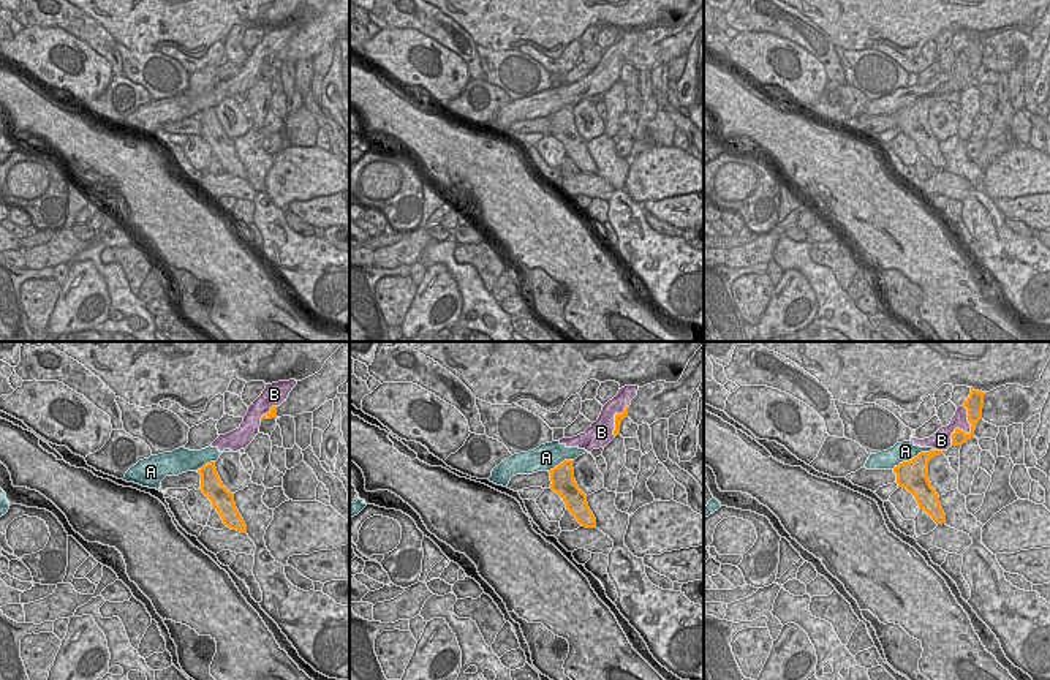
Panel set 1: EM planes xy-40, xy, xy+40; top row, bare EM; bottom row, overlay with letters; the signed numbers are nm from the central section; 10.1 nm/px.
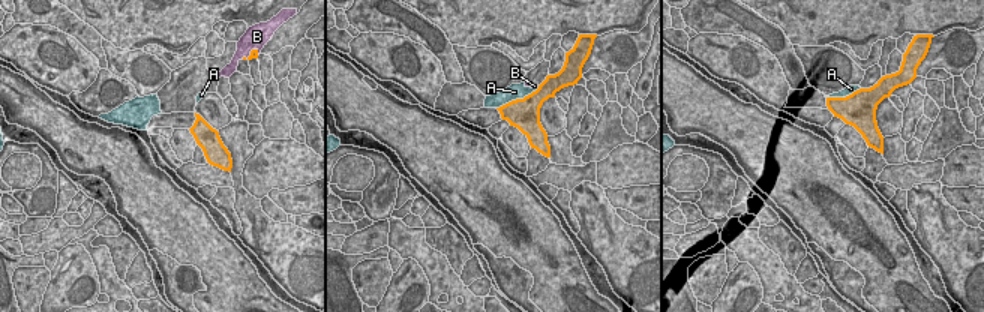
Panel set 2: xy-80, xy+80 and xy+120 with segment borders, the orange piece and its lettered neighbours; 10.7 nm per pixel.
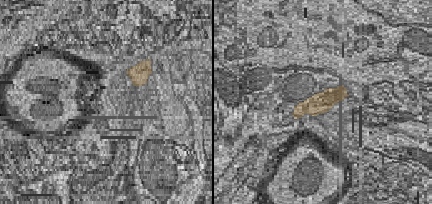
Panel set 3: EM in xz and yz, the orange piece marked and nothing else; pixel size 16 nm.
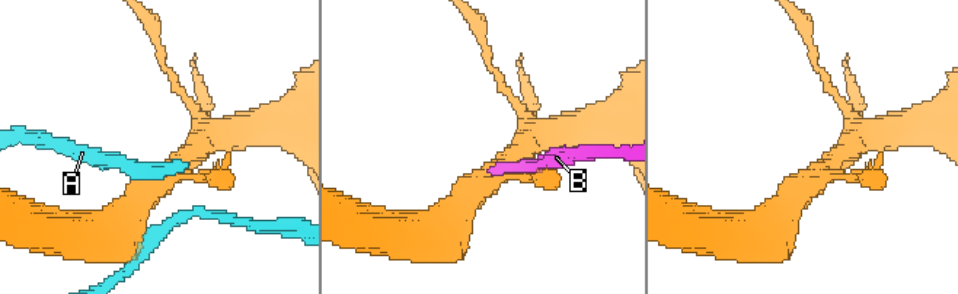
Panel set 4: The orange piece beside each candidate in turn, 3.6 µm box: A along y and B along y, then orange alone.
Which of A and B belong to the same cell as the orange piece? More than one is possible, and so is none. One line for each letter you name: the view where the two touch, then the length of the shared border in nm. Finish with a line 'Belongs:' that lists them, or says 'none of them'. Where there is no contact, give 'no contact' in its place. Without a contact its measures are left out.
Belongs: none of them

